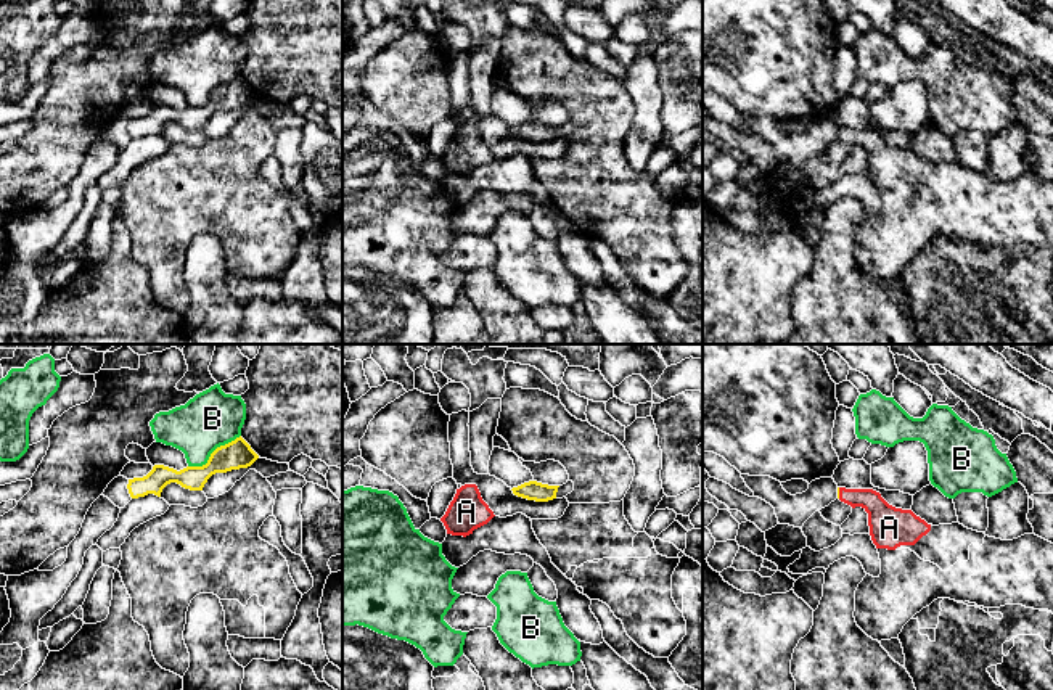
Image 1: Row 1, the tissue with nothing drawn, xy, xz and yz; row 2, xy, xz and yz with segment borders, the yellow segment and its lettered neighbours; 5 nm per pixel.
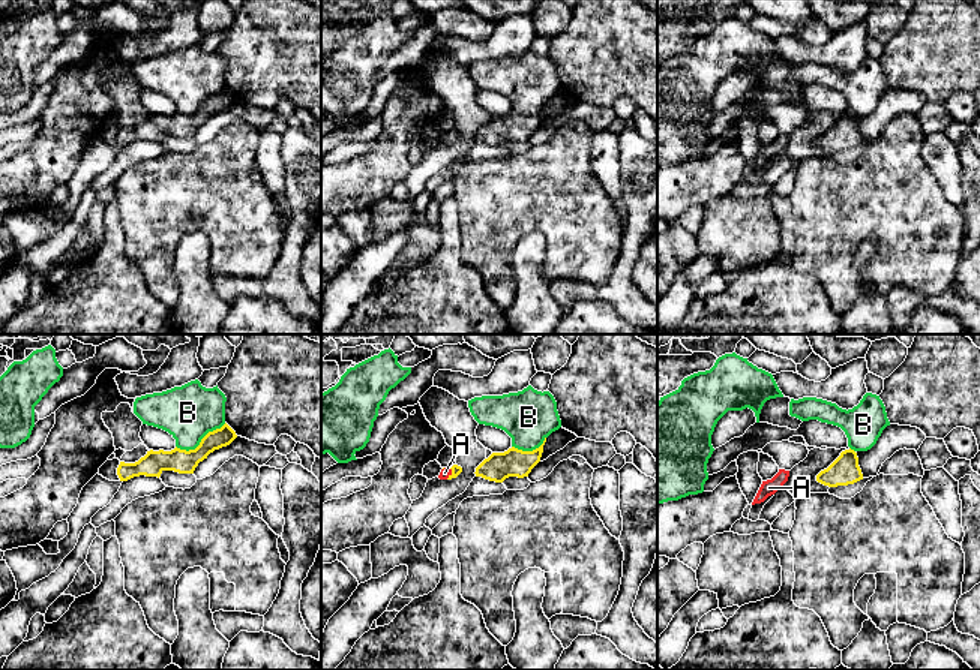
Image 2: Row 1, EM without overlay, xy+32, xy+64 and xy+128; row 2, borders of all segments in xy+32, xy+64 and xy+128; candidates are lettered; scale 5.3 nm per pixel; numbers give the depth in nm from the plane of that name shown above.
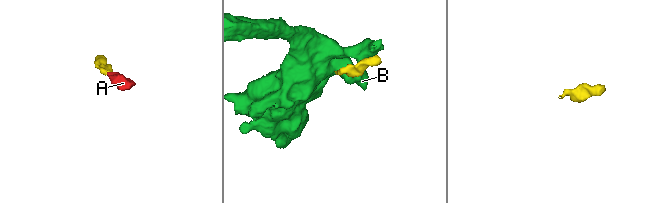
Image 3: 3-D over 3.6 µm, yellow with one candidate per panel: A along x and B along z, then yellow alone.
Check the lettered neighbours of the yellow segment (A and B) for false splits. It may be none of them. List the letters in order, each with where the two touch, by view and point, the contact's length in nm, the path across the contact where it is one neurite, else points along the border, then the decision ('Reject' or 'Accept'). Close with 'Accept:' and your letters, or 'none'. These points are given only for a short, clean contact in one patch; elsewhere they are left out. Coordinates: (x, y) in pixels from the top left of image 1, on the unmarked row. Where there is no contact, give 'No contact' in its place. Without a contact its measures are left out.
A: Touches yellow at yz (838, 132). Shared border 60 nm. Path across: yz (838, 127), (838, 132), (862, 137), (881, 156). Accept
B: Touches yellow at xy (213, 92). Shared border 300 nm. Boundary: xy (240, 74), (221, 84), (204, 103), (188, 106). Reject
Accept: A

